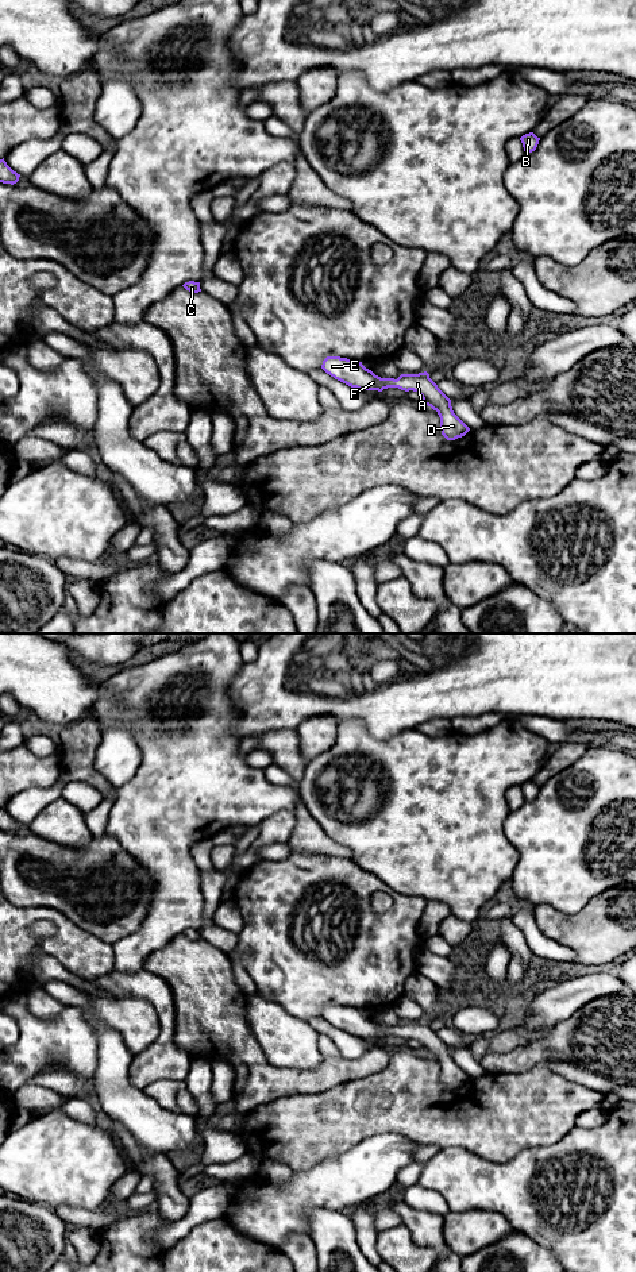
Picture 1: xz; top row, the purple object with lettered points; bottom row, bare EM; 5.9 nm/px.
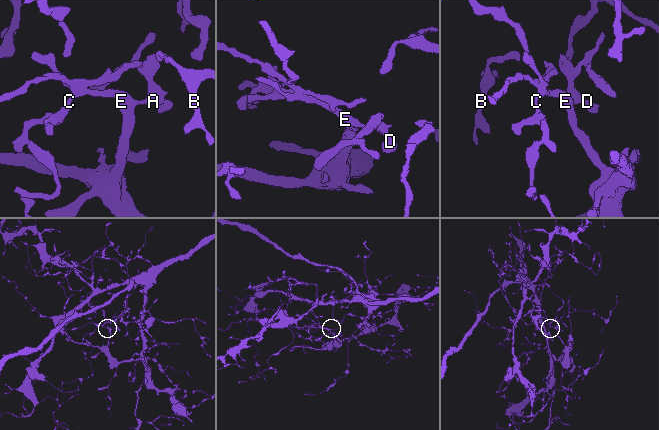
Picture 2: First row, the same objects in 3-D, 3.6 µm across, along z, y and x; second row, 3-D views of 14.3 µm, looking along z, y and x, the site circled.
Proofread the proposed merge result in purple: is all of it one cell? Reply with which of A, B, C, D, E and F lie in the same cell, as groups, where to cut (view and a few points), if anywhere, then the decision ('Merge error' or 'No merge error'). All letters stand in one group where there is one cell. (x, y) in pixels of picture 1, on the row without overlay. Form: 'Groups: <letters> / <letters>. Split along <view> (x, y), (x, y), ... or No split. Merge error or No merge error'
Groups: A B C D E F. No split. No merge error

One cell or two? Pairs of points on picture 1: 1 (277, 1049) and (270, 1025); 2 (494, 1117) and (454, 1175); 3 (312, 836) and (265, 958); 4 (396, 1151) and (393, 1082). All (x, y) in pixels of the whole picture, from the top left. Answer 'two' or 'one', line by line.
1: one
2: two
3: two
4: two

